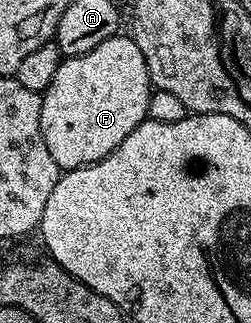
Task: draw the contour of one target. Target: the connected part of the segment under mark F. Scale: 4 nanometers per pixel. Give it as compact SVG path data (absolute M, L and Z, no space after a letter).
M132 35L112 36L107 38L107 42L99 42L95 50L87 50L87 54L62 59L59 70L55 70L55 78L51 78L51 86L47 86L41 97L43 138L57 167L68 170L107 158L107 154L114 152L119 142L123 142L123 138L127 138L127 134L131 134L131 130L139 127L148 117L150 91L147 62Z

